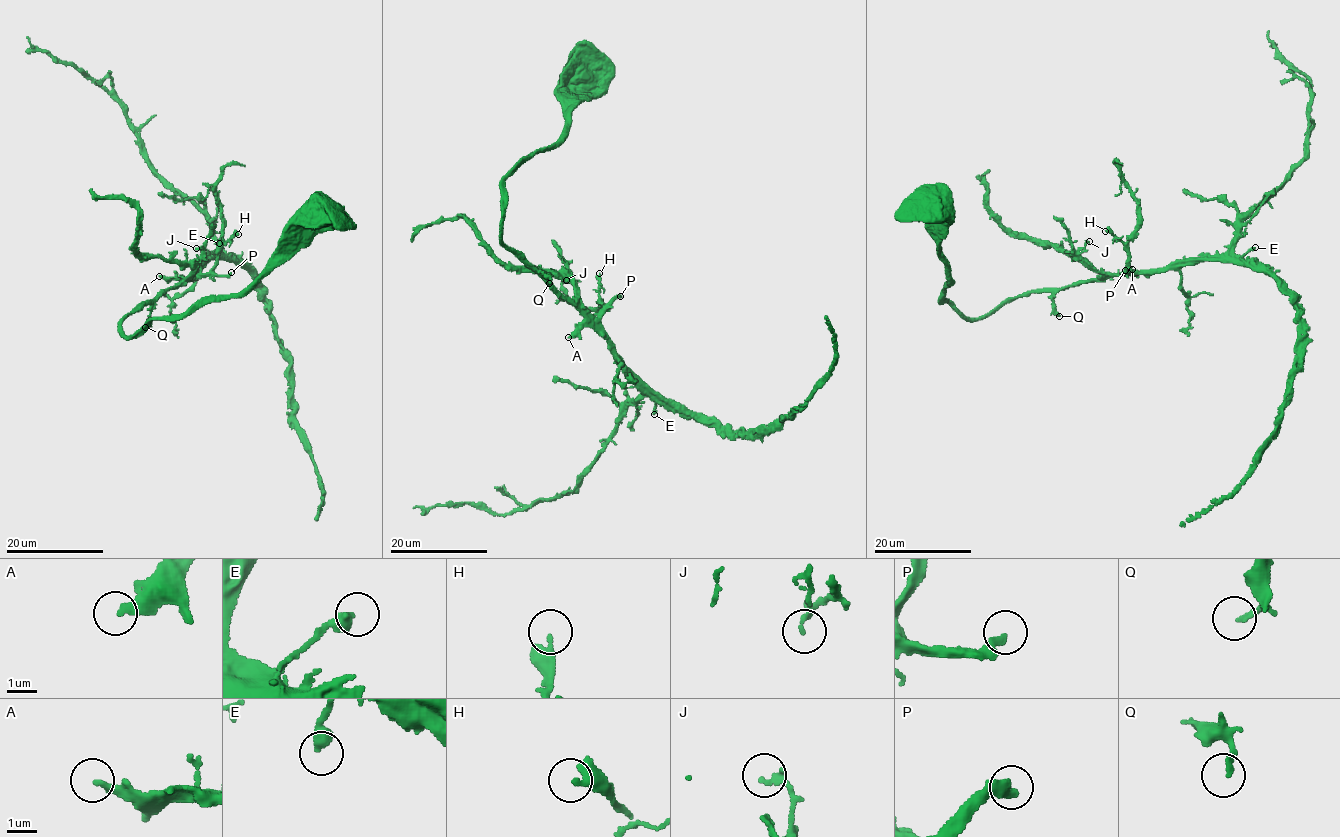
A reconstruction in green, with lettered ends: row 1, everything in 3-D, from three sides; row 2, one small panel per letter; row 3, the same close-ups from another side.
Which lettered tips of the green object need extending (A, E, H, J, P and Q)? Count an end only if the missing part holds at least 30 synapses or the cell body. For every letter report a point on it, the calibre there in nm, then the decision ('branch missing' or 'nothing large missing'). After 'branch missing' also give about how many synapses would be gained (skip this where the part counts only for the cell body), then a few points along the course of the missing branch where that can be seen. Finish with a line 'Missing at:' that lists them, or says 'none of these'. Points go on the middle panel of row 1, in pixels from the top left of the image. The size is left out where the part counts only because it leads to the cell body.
A: place (568, 337); calibre 280 nm; branch missing; 35 synapses
E: place (654, 414); calibre 440 nm; nothing large missing
H: place (599, 273); calibre 240 nm; nothing large missing
J: place (566, 280); calibre 100 nm; nothing large missing
P: place (620, 296); calibre 340 nm; nothing large missing
Q: place (549, 283); calibre 190 nm; nothing large missing
Missing at: A

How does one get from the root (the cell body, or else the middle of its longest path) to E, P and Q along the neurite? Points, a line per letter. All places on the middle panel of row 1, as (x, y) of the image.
E: (581, 77), (584, 95), (559, 141), (525, 156), (505, 179), (500, 236), (576, 303), (654, 399), (654, 414)
P: (581, 77), (584, 95), (559, 141), (525, 156), (505, 179), (500, 236), (594, 319), (620, 296)
Q: (581, 77), (584, 95), (559, 141), (525, 156), (504, 181), (500, 236), (547, 274), (549, 283)

